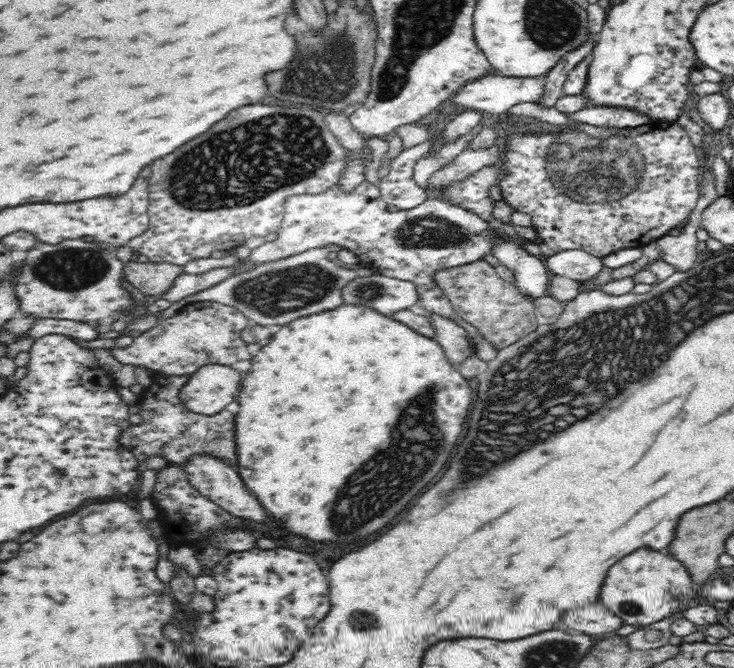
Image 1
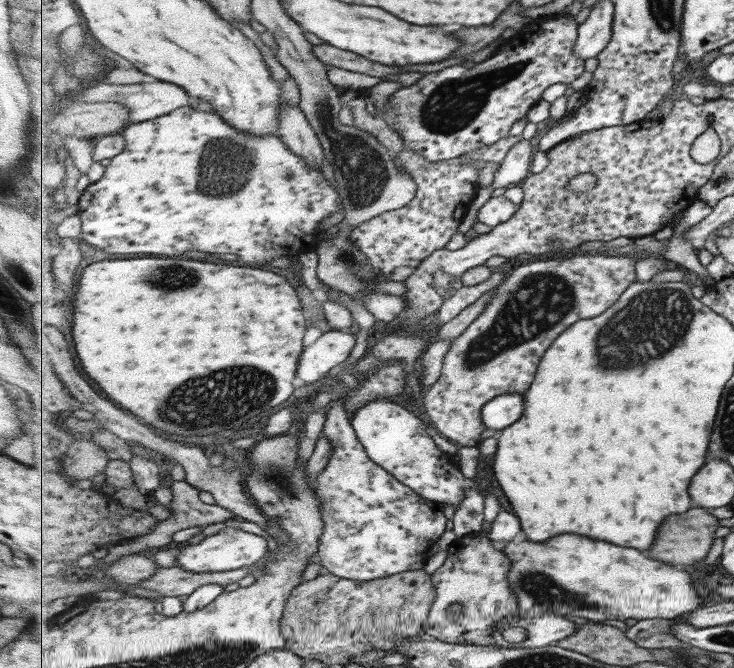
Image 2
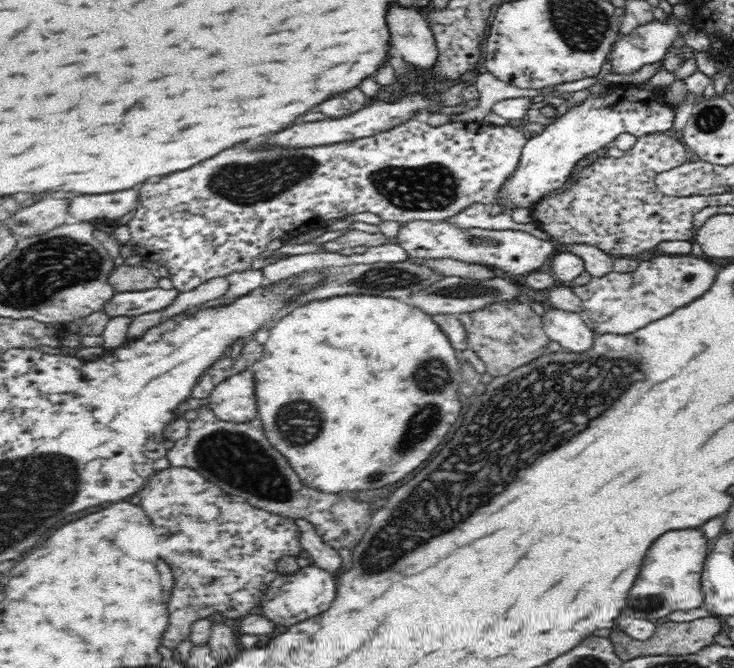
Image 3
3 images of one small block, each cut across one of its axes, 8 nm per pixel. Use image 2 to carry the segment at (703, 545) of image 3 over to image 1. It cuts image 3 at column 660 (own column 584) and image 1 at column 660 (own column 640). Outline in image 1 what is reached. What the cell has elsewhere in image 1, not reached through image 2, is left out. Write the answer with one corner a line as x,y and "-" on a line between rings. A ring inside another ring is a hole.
642,548
624,558
610,570
602,588
602,604
624,620
625,625
638,628
666,619
685,605
692,604
694,584
690,571
676,557
660,550

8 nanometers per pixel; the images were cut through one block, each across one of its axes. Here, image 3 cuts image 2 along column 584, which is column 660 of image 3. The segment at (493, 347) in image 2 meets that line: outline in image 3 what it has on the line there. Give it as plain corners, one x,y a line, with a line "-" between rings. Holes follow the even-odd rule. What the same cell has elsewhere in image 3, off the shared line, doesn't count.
663,255
641,262
634,272
609,272
602,278
592,277
588,284
574,286
571,290
582,300
579,315
595,336
624,336
698,300
710,290
716,274
718,270
714,264
706,260
692,258
692,255

